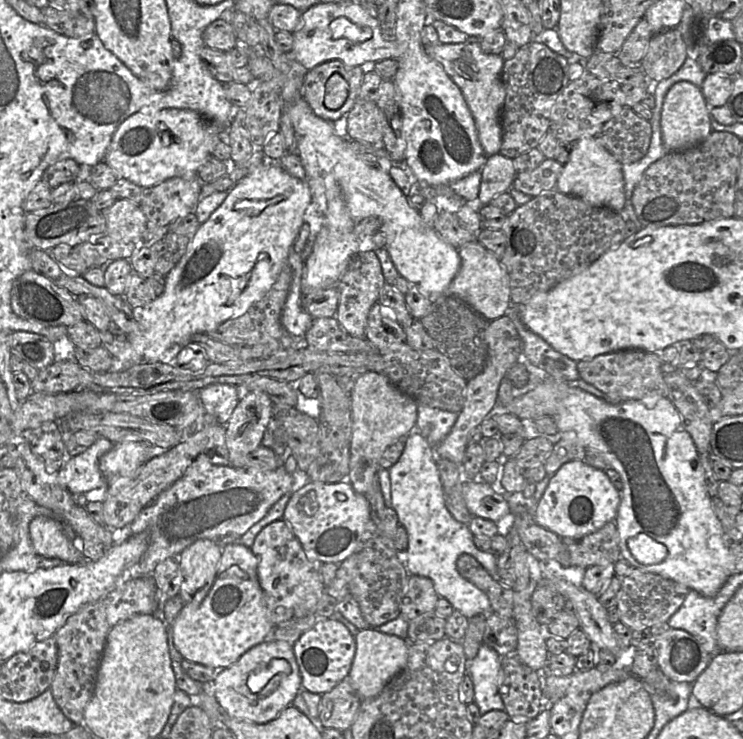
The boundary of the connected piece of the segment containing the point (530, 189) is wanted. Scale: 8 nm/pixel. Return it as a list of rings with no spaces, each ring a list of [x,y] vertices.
[[[555,159],[545,160],[535,169],[517,173],[512,187],[531,197],[556,190],[563,164]]]

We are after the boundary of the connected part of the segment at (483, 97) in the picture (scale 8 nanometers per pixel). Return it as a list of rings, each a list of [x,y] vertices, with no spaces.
[[[458,43],[424,46],[425,52],[441,64],[445,72],[460,88],[474,118],[478,138],[486,156],[500,152],[502,128],[500,116],[505,100],[505,87],[501,74],[505,60],[500,54],[484,53],[479,43]]]

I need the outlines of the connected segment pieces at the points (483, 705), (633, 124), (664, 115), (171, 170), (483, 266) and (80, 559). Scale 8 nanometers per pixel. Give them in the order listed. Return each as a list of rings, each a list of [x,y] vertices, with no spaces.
[[[486,644],[481,645],[470,662],[469,676],[474,686],[474,703],[481,716],[492,710],[505,711],[499,694],[501,656],[494,649]]]
[[[623,107],[619,114],[595,138],[621,164],[626,164],[638,162],[647,154],[651,137],[651,122],[640,117],[632,108]]]
[[[688,81],[675,83],[667,92],[661,111],[662,140],[667,151],[683,151],[704,141],[713,131],[701,88]]]
[[[165,108],[149,113],[135,113],[116,129],[105,155],[105,162],[118,178],[148,188],[172,177],[197,175],[198,168],[212,155],[216,137],[227,140],[227,131],[198,112]]]
[[[478,240],[460,246],[460,268],[450,286],[448,293],[454,294],[488,321],[507,316],[510,306],[510,287],[506,271],[500,260],[487,250]]]
[[[36,516],[29,525],[29,535],[37,554],[58,558],[65,563],[83,563],[86,559],[64,532],[61,524],[46,516]]]

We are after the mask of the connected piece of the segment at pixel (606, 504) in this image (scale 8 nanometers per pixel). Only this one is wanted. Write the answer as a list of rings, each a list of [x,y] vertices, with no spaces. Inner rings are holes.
[[[572,460],[551,477],[536,506],[534,520],[559,537],[581,538],[614,521],[619,504],[620,495],[604,471],[584,460]]]

